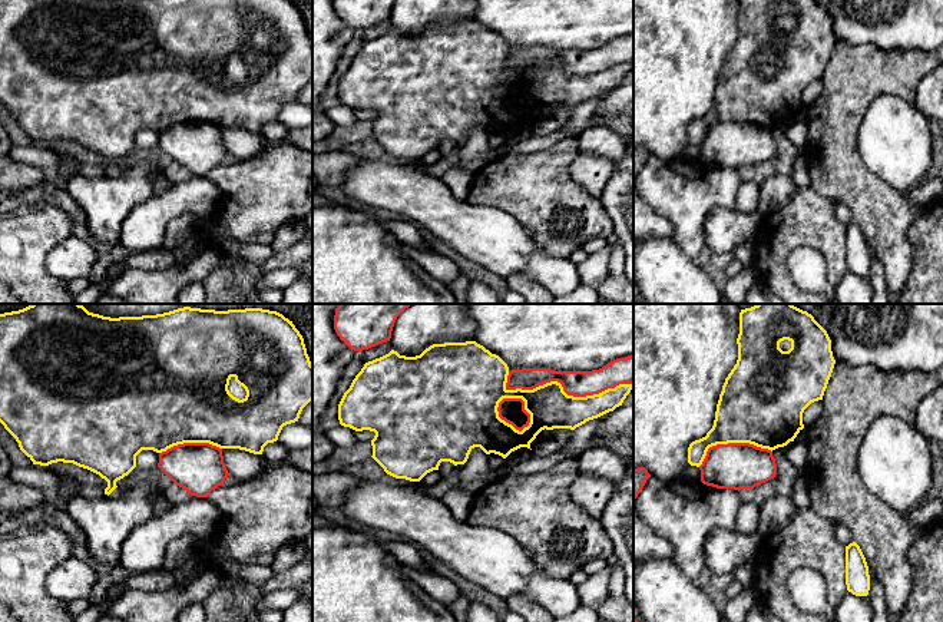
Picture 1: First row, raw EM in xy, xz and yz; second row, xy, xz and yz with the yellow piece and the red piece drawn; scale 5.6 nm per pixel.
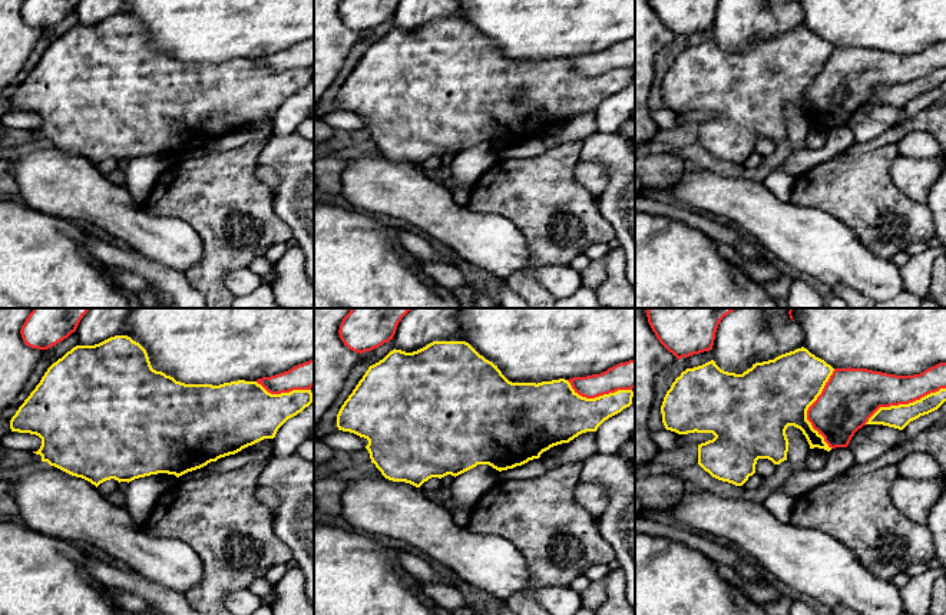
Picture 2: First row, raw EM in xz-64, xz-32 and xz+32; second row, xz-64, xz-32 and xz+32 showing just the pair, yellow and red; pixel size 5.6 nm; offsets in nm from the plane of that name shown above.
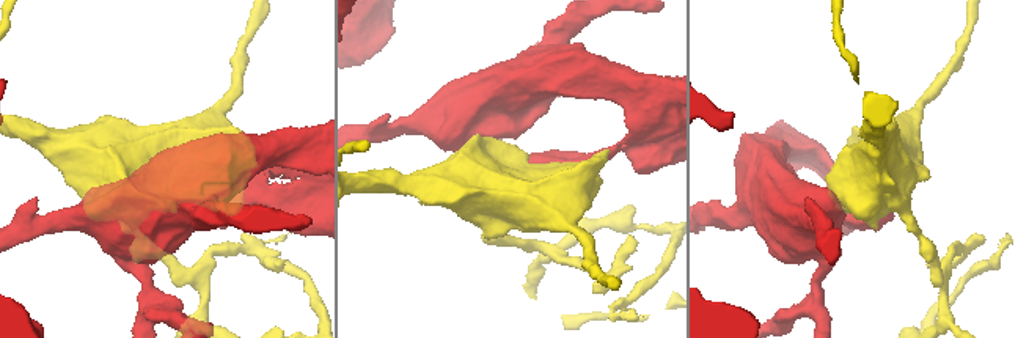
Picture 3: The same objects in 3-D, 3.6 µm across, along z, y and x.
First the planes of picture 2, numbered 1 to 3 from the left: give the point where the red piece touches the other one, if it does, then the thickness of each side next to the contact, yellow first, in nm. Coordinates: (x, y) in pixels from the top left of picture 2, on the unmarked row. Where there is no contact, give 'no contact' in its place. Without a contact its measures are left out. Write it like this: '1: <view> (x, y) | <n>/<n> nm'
1: xz-64 (283, 72) | 360/150 nm
2: xz-32 (598, 76) | 320/160 nm
3: xz+32 (807, 88) | 400/320 nm

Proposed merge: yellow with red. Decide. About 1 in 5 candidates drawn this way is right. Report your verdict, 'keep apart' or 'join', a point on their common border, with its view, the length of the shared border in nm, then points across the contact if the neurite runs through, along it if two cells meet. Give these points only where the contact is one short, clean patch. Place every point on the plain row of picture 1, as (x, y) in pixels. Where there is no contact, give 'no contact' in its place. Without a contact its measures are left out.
keep apart | xz (565, 72) | 700 nm

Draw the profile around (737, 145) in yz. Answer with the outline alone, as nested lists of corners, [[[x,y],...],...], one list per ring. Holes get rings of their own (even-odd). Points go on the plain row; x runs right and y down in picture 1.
[[[750,122],[717,123],[699,145],[701,161],[717,168],[754,168],[775,156],[772,130]]]

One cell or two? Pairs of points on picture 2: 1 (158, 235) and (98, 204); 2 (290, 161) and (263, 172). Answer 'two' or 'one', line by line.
1: one
2: two

